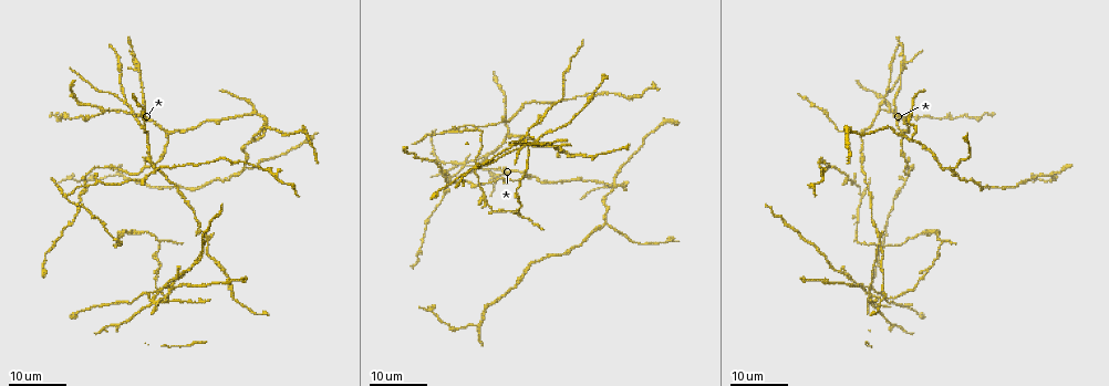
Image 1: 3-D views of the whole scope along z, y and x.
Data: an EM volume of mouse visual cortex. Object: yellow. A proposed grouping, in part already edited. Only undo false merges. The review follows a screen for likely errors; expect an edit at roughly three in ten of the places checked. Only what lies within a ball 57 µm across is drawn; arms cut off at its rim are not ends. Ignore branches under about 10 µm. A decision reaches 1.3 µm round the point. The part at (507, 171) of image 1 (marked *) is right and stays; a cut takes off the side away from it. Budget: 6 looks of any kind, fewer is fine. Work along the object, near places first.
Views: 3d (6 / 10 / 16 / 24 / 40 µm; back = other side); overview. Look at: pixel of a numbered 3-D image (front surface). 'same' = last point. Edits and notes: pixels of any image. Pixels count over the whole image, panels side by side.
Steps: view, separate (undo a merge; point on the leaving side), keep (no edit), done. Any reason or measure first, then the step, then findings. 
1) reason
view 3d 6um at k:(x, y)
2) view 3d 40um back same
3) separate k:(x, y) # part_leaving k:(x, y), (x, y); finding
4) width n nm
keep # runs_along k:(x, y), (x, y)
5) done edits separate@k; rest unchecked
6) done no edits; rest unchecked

three arms meet
view 3d 16um at 1:(147, 134)

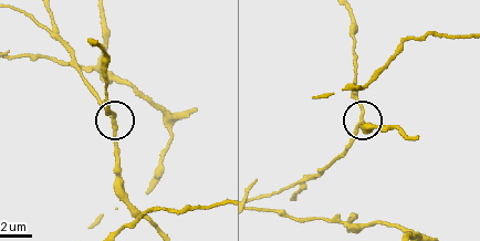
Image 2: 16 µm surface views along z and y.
view 3d 6um at 2:(114, 126)

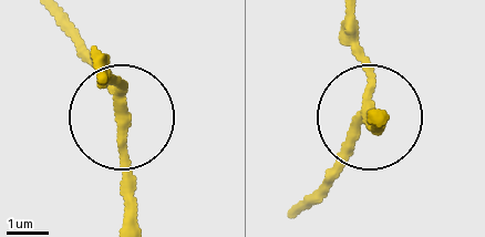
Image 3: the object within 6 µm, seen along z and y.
arms 3
keep # one neuron here

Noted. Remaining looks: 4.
arms part here
view 3d 16um at 1:(606, 223)

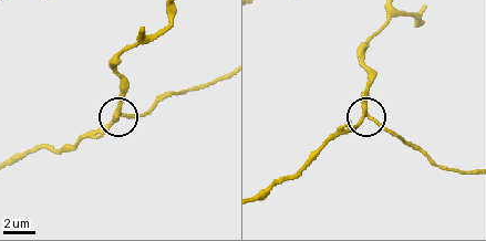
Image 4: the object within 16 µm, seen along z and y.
zoom in
view 3d 6um at 4:(366, 116)

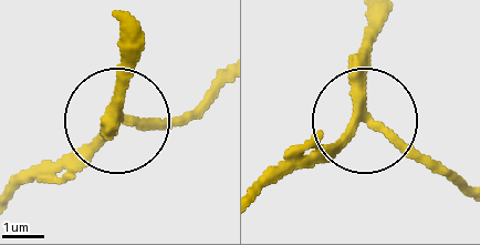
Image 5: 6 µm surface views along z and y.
keep # all the same neuron

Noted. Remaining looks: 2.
arms part here
view 3d 24um at 1:(254, 139)

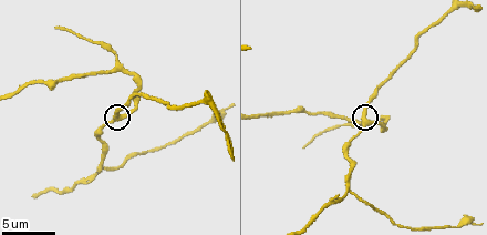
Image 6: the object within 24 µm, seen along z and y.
view 3d 10um at 6:(118, 120)

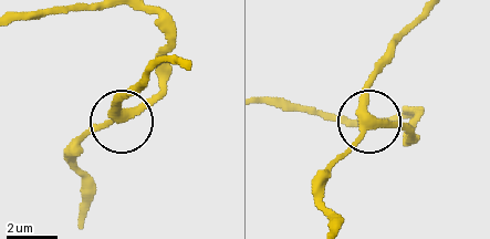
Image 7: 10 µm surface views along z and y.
arms 3
keep # continuous, no second neuron

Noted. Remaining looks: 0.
done no edits; rest unchecked

